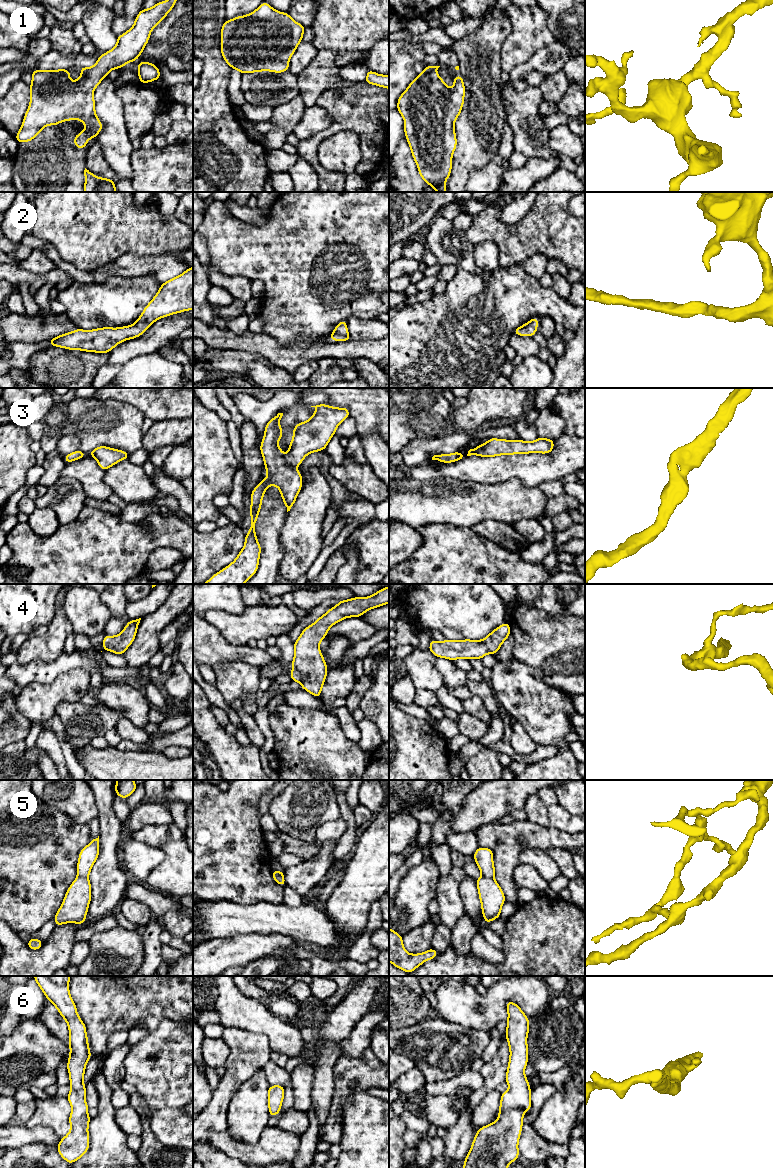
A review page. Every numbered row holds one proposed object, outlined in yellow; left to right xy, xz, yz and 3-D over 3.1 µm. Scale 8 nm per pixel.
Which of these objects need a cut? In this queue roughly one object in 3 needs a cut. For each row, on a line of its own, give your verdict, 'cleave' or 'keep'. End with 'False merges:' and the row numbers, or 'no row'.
1: keep
2: keep
3: keep
4: keep
5: cleave
6: keep
False merges: 5

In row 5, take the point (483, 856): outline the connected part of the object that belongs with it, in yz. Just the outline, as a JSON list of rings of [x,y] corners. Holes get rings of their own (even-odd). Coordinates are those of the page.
[[[478,847],[473,855],[482,876],[494,878],[495,868],[493,863],[493,851],[489,848]]]

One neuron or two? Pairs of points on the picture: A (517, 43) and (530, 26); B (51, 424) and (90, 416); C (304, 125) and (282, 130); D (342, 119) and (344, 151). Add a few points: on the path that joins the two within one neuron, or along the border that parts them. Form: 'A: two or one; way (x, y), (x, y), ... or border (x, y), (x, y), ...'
A: one; way (521, 39), (529, 30)
B: two; border (62, 410), (65, 420), (53, 432)
C: two; border (306, 107), (302, 119), (292, 132)
D: two; border (322, 142), (341, 131), (353, 131), (361, 146)

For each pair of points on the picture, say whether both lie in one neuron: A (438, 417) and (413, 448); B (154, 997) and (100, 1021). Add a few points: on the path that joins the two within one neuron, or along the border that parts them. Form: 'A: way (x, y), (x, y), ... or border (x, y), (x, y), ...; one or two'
A: border (443, 436), (437, 439), (412, 439), (400, 451); two
B: way (141, 997), (124, 997), (113, 1008); one

